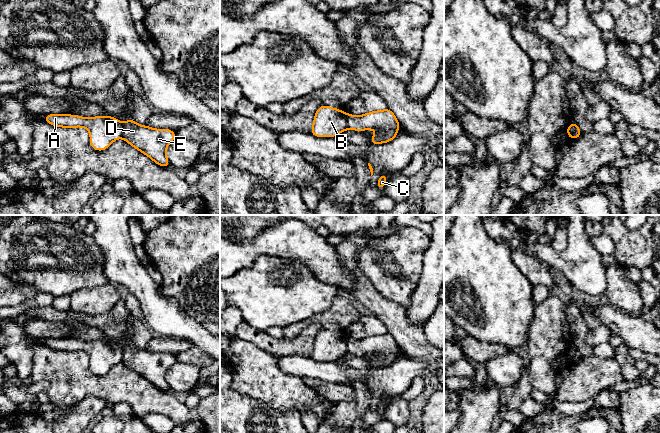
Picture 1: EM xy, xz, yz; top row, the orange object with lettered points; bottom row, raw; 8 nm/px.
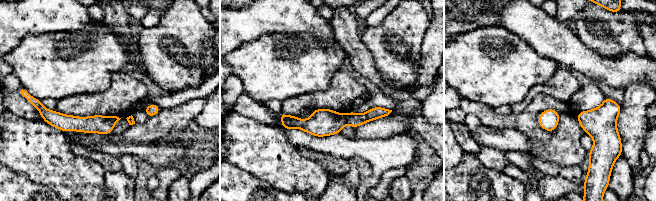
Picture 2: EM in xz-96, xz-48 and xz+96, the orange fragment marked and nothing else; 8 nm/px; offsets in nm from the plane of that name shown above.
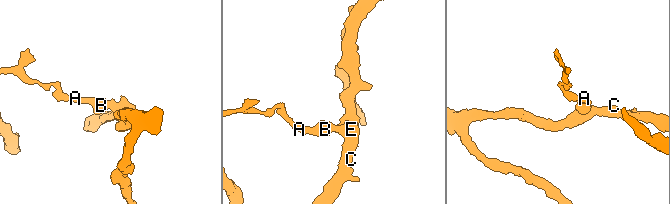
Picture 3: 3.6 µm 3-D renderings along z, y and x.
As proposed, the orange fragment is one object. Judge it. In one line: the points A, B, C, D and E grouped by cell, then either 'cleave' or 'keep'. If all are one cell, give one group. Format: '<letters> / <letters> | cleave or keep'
A B / C D E | cleave

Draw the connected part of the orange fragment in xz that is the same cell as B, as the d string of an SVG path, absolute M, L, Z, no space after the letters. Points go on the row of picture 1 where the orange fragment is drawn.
M321 105L314 115L311 135L324 138L336 137L347 129L346 112Z

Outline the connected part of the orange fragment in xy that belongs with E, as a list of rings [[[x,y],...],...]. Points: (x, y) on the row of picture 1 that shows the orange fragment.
[[[130,118],[123,123],[122,138],[135,149],[147,155],[157,165],[170,167],[166,149],[176,138],[175,131],[139,125]]]

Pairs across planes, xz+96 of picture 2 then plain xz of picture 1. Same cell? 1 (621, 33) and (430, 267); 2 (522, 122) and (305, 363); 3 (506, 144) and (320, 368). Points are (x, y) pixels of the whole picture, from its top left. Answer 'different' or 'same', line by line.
1: different
2: different
3: same

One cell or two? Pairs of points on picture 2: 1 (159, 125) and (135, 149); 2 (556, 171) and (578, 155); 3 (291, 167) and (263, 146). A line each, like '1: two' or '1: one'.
1: two
2: two
3: one

